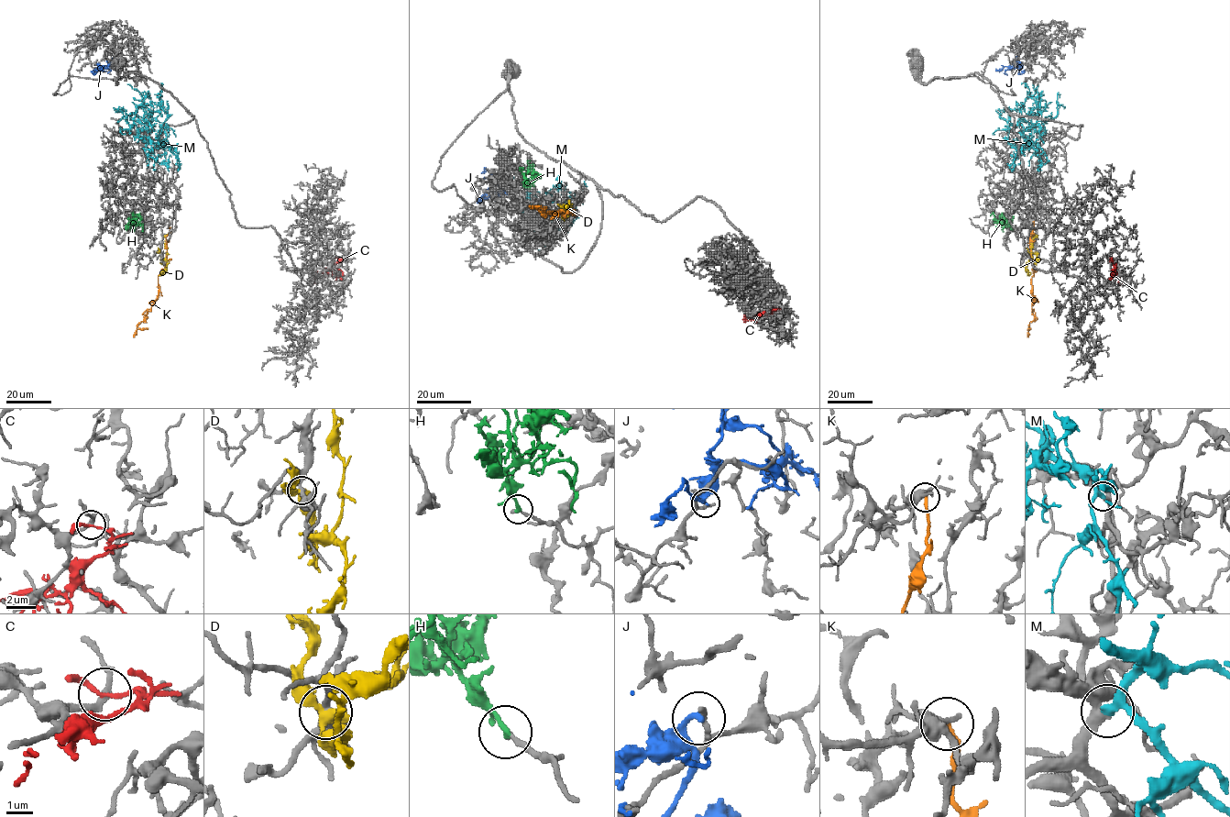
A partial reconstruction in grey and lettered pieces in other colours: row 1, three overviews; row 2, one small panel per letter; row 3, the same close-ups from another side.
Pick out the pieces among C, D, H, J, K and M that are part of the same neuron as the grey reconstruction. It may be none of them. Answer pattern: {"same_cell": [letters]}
{"same_cell": ["H", "M"]}

